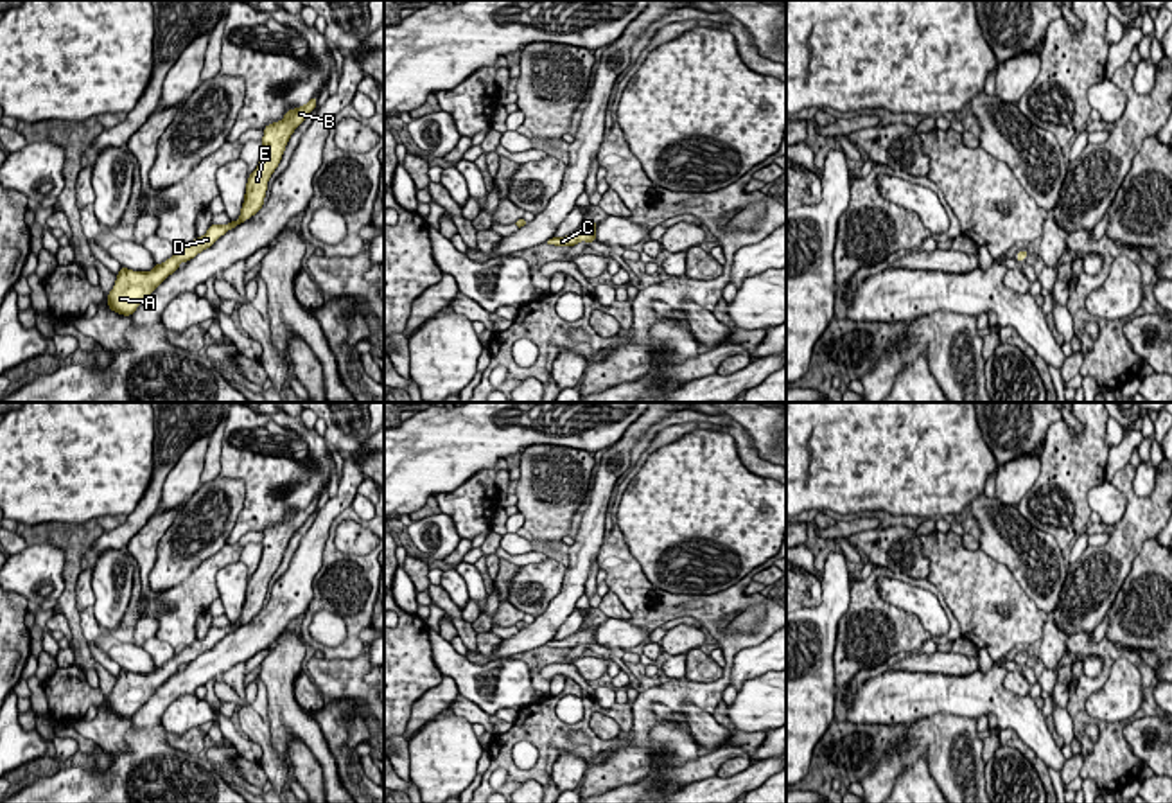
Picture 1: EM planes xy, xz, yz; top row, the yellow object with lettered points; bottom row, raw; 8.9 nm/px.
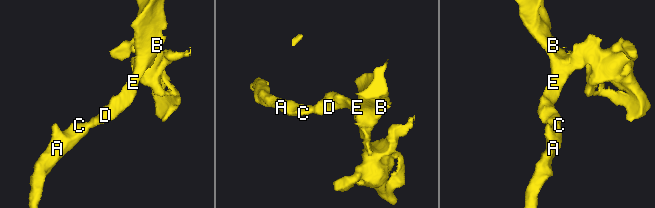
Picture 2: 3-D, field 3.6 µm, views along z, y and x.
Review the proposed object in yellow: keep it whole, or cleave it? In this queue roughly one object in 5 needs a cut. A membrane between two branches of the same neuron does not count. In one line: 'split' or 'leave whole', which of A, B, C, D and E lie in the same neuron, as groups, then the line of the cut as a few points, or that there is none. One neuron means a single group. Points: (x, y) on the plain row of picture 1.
leave whole; groups A B C D E; cut none

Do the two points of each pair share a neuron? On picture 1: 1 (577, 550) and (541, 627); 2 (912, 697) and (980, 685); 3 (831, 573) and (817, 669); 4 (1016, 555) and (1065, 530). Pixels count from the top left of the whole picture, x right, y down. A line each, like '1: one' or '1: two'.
1: one
2: one
3: one
4: two

